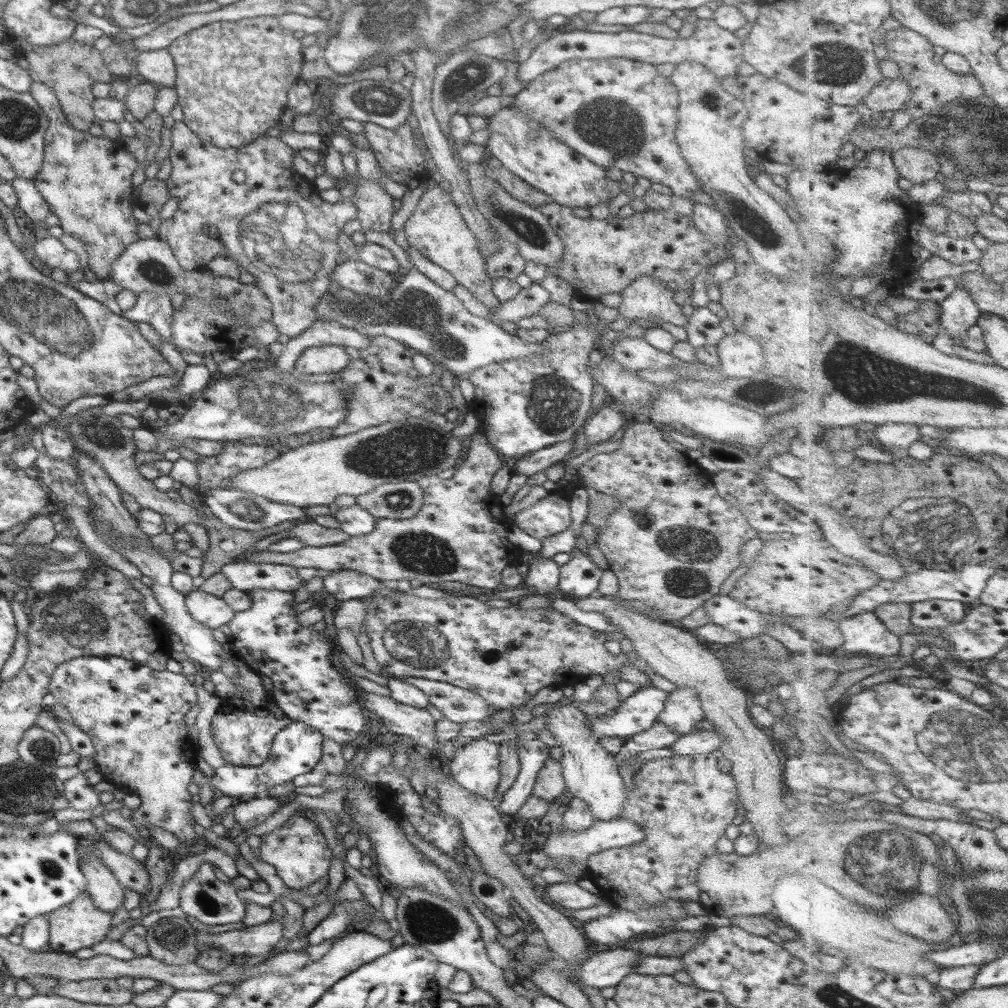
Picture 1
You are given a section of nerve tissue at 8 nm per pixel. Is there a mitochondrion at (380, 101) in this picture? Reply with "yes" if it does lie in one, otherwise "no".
yes

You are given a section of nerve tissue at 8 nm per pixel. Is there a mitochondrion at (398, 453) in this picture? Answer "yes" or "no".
yes

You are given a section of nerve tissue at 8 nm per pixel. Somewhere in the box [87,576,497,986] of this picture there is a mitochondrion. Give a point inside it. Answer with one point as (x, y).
(415, 643)

